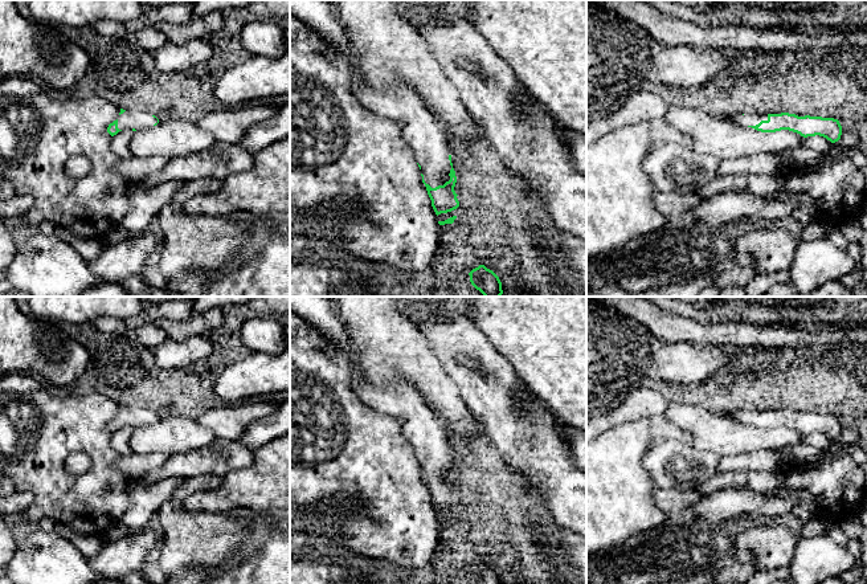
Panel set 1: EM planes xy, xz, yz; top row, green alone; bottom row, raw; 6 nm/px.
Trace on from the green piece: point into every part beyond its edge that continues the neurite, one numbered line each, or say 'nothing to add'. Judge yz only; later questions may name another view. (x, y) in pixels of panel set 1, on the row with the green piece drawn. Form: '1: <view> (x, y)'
1: yz (747, 119)

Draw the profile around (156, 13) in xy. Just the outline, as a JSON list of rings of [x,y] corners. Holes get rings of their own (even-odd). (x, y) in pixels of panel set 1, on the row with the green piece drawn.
[[[168,1],[163,5],[146,5],[143,13],[126,23],[127,32],[136,32],[146,26],[154,26],[156,23],[185,24],[193,16],[192,1]]]

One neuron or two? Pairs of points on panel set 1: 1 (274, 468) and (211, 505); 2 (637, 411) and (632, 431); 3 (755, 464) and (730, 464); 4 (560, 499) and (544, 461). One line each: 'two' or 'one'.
1: one
2: two
3: one
4: one

